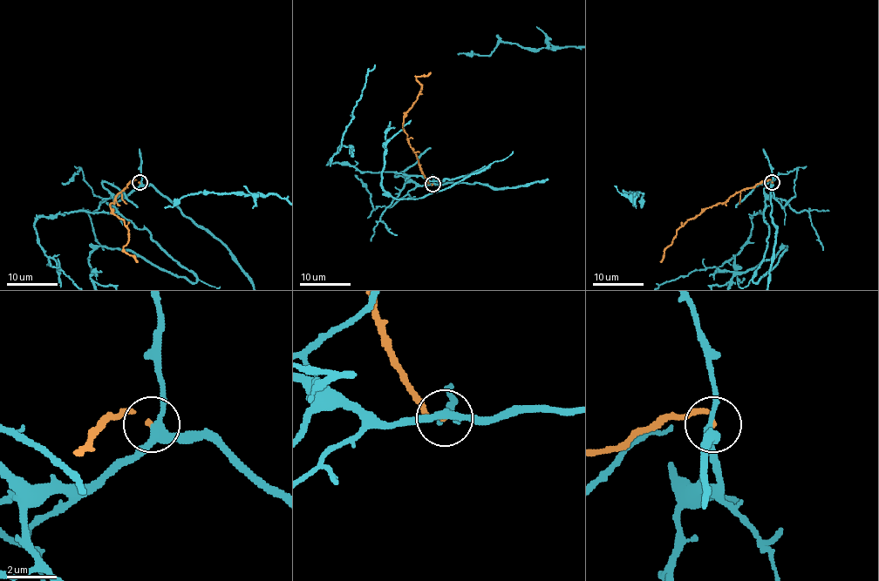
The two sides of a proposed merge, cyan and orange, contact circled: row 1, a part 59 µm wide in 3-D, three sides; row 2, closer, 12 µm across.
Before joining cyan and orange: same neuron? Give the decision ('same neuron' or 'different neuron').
different neuron

